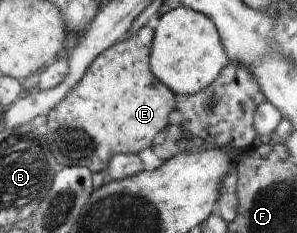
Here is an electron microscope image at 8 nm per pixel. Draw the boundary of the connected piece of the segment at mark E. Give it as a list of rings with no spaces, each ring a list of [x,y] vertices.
[[[145,25],[130,38],[109,46],[90,63],[84,76],[66,94],[66,98],[46,114],[43,133],[48,138],[54,158],[62,166],[81,166],[92,173],[102,172],[116,154],[138,154],[144,148],[152,148],[156,134],[168,127],[170,113],[178,105],[179,96],[152,74],[149,63],[152,41],[153,29]]]

